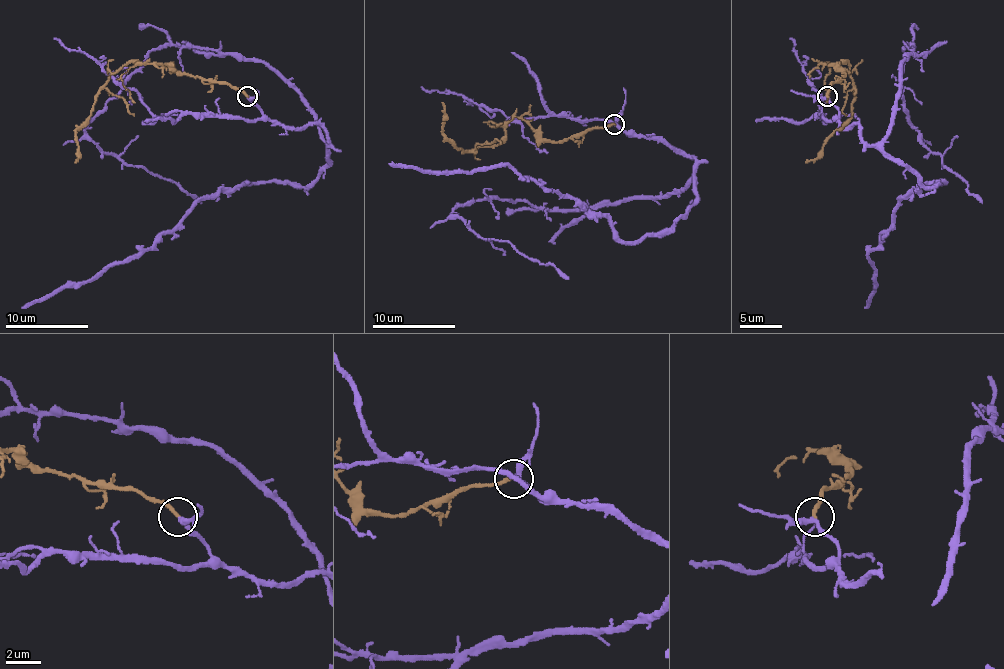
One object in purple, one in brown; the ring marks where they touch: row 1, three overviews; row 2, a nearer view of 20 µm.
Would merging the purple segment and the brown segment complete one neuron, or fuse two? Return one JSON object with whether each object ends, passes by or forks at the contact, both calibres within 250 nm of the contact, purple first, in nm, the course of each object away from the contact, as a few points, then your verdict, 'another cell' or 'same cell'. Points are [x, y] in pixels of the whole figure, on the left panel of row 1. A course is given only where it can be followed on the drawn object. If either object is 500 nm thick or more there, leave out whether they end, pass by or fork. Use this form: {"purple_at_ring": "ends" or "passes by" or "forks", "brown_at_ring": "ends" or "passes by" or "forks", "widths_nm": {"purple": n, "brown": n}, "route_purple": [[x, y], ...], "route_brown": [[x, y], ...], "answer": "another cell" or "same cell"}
{"purple_at_ring": "passes by", "brown_at_ring": "ends", "widths_nm": {"purple": 260, "brown": 200}, "route_purple": [[246, 96], [288, 128], [317, 123], [327, 144], [261, 61], [174, 45], [84, 130], [201, 202]], "route_brown": [[246, 96], [228, 84], [178, 74], [168, 65], [124, 63], [76, 132], [74, 163]], "answer": "same cell"}

